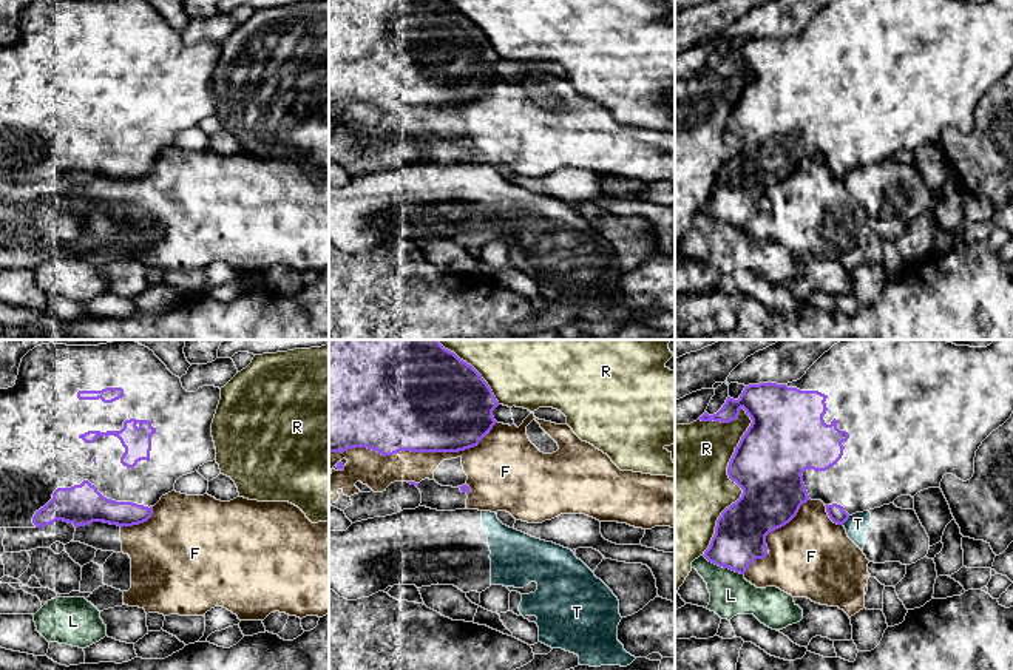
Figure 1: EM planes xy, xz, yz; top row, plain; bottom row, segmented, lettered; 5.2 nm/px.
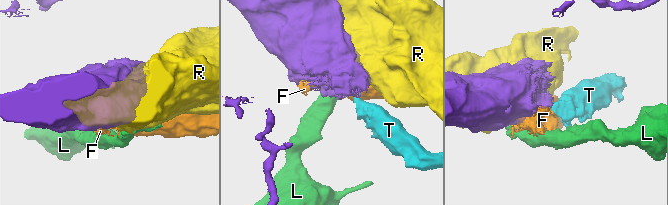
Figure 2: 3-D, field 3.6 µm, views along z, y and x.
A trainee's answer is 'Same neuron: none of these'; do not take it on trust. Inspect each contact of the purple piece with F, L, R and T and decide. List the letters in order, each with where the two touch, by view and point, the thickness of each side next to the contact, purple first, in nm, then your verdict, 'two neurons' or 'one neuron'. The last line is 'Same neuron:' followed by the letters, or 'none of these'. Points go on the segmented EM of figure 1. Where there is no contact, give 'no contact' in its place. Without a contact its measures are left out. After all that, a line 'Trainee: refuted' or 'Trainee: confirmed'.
F: meets purple in xz at (414, 451); 500 nm thick on the purple side, 180 nm on the other; two neurons
L: meets purple in yz at (723, 567); 280 nm thick on the purple side, 220 nm on the other; two neurons
R: meets purple in yz at (734, 480); 360 nm thick on the purple side, 440 nm on the other; two neurons
T: meets purple in yz at (845, 521); 90 nm thick on the purple side, 110 nm on the other; two neurons
Same neuron: none of these
Trainee: confirmed

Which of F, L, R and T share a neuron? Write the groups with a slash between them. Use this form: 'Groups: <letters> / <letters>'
Groups: F / L / R / T

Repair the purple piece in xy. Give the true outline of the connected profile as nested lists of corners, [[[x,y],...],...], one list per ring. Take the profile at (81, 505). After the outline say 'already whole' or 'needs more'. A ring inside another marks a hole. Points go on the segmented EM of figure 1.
[[[134,340],[113,341],[99,346],[42,344],[29,350],[20,363],[15,384],[0,389],[0,528],[40,528],[63,520],[77,526],[103,522],[117,526],[133,526],[147,522],[153,506],[162,496],[174,491],[179,477],[198,471],[204,463],[216,459],[212,423],[221,400],[221,389],[202,386],[187,392],[181,378],[148,347]]]; needs more

